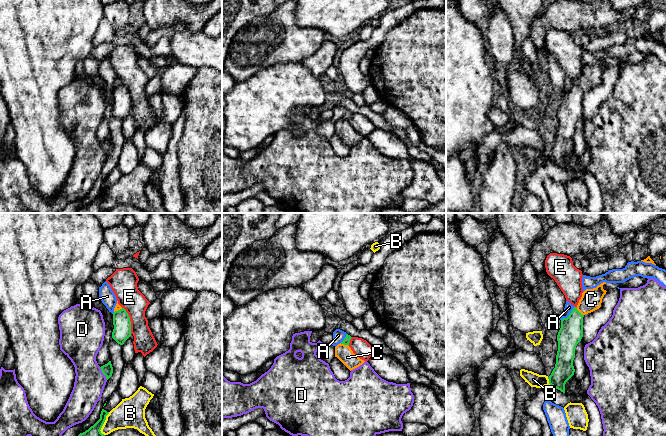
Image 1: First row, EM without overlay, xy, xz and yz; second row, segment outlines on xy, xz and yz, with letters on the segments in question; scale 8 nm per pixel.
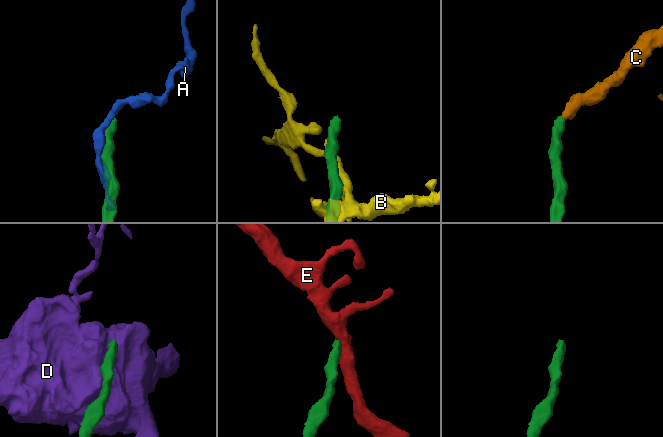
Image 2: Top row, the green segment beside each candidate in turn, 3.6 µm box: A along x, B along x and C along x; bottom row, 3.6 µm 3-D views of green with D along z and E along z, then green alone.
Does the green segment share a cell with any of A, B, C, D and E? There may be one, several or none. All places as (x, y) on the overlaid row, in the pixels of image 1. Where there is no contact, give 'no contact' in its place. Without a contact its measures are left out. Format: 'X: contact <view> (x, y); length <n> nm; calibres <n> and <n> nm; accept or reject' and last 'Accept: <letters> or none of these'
A: contact yz (569, 315); length 160 nm; calibres 190 and 70 nm; reject
B: contact yz (549, 381); length 70 nm; calibres 160 and 110 nm; reject
C: contact yz (578, 311); length 90 nm; calibres 190 and 170 nm; accept
D: contact xy (102, 372); length 120 nm; calibres 90 and 260 nm; reject
E: contact xy (129, 320); length 220 nm; calibres 140 and 190 nm; reject
Accept: C

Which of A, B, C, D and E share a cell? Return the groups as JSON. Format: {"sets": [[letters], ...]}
{"sets": [["A"], ["B"], ["C"], ["D"], ["E"]]}

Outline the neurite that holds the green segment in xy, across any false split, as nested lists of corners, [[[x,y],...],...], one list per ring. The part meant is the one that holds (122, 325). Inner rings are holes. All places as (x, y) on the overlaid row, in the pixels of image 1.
[[[117,301],[113,313],[113,325],[112,338],[120,345],[131,336],[131,321],[128,313],[122,308]]]

